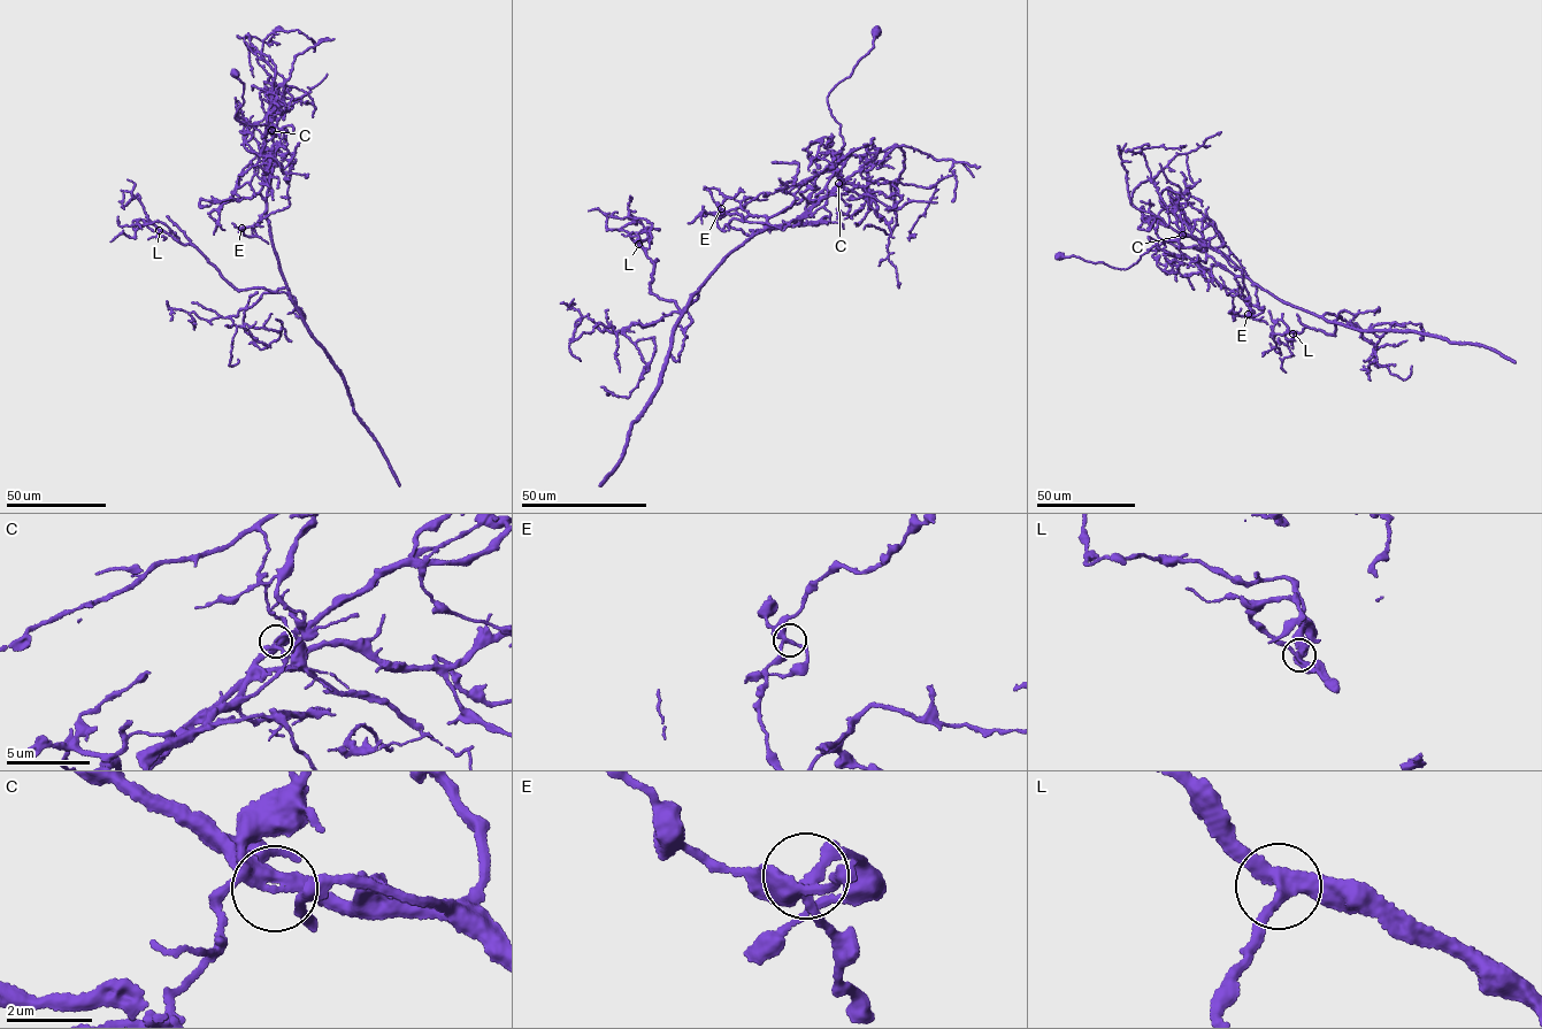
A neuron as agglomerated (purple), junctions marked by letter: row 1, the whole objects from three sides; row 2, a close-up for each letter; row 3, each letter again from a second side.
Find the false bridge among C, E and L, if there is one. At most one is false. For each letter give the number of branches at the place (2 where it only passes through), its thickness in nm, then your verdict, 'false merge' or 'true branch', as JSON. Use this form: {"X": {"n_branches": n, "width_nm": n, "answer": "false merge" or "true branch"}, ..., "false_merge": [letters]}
{"C": {"n_branches": 3, "width_nm": 280, "answer": "false merge"}, "E": {"n_branches": 3, "width_nm": 280, "answer": "true branch"}, "L": {"n_branches": 3, "width_nm": 280, "answer": "true branch"}, "false_merge": ["C"]}

